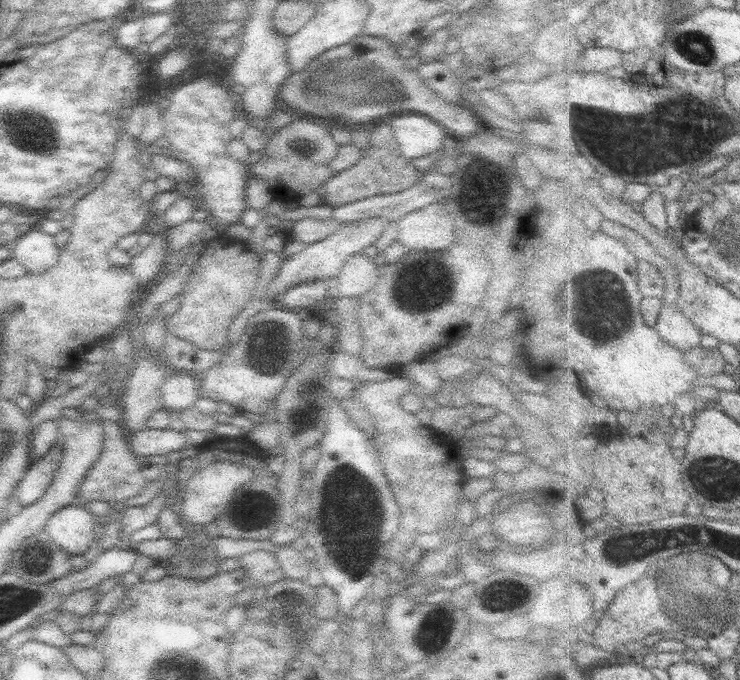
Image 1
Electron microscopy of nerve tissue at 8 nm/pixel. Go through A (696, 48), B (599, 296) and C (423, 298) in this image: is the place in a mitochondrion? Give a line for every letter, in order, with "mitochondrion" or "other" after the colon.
A: mitochondrion
B: mitochondrion
C: mitochondrion

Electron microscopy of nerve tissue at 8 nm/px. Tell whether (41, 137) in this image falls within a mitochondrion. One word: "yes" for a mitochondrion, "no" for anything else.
yes

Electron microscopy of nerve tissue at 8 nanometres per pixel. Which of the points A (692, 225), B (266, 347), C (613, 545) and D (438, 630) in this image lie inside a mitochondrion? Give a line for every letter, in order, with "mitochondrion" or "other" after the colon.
A: other
B: mitochondrion
C: other
D: mitochondrion

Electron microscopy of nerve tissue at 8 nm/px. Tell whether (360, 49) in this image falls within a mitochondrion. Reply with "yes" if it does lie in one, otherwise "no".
no

